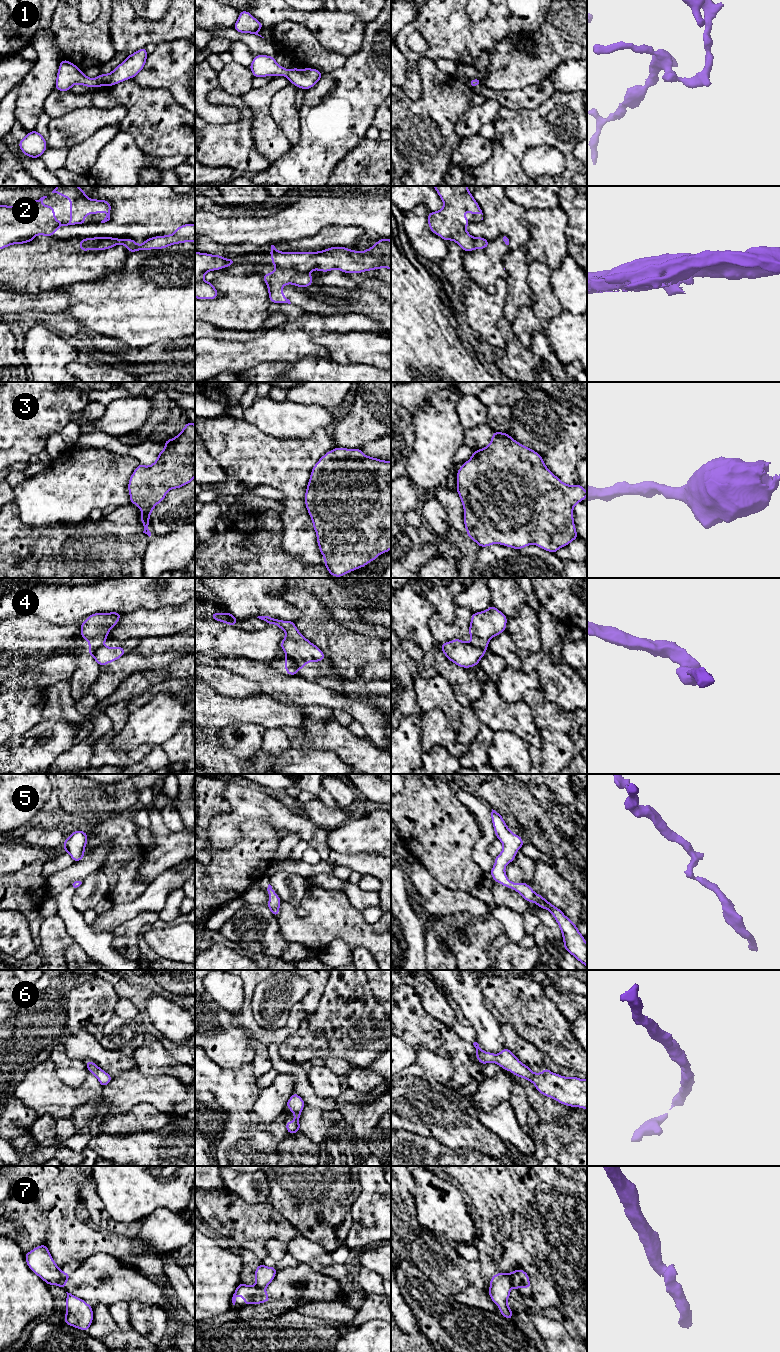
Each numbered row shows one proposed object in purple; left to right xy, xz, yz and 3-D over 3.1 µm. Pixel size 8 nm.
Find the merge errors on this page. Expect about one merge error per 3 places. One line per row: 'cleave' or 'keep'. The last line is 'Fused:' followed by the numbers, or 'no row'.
1: keep
2: cleave
3: keep
4: cleave
5: keep
6: keep
7: cleave
Fused: 2, 4, 7

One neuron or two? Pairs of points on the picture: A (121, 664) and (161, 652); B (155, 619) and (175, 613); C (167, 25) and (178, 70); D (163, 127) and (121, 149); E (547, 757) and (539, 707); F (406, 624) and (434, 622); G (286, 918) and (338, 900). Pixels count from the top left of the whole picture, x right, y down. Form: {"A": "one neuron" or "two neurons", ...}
{"A": "one neuron", "B": "one neuron", "C": "two neurons", "D": "two neurons", "E": "one neuron", "F": "two neurons", "G": "one neuron"}

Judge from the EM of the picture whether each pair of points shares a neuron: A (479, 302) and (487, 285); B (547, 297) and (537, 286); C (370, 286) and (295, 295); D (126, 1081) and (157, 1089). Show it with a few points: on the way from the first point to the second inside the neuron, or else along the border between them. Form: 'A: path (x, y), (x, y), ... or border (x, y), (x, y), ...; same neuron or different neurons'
A: border (470, 278), (490, 293), (495, 282), (504, 279); different neurons
B: path (544, 294), (540, 289); same neuron
C: border (356, 292), (367, 290), (374, 292), (379, 297); different neurons
D: path (134, 1088), (149, 1089); same neuron

